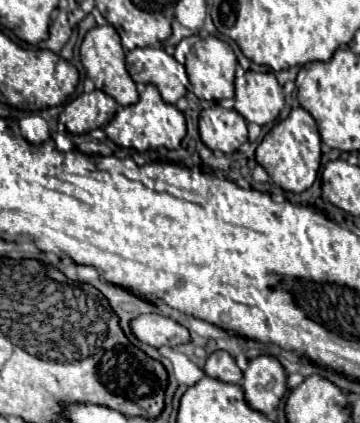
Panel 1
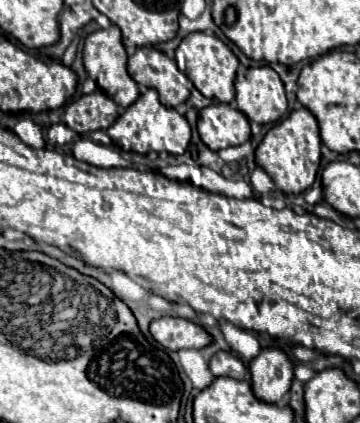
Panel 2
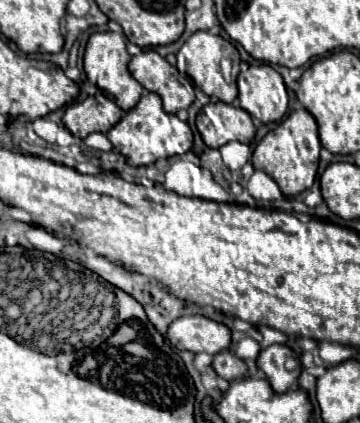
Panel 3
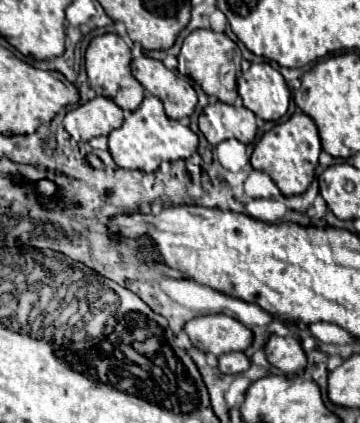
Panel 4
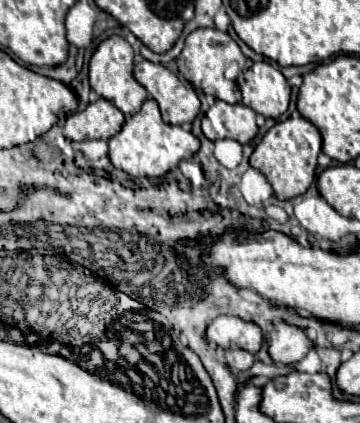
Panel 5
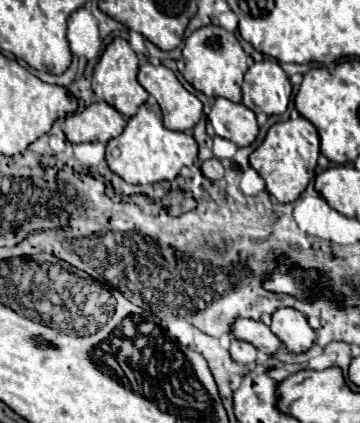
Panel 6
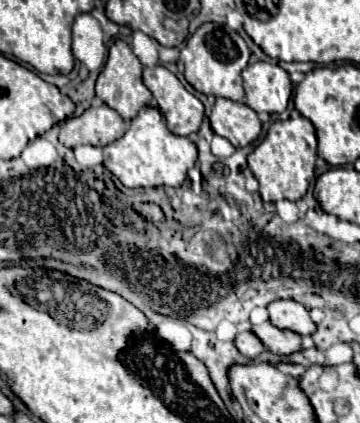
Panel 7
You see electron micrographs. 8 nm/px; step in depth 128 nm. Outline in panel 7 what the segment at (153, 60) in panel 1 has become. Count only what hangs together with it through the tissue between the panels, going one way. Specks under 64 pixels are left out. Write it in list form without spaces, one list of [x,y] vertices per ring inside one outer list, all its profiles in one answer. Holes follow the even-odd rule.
[[[164,66],[144,68],[144,84],[154,94],[168,130],[176,136],[198,132],[204,118],[204,104]]]

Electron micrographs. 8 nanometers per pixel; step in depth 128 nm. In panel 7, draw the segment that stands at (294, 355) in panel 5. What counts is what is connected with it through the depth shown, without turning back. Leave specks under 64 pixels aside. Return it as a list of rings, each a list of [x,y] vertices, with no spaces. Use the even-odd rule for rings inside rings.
[[[274,300],[268,304],[268,312],[270,322],[278,328],[288,328],[300,336],[310,336],[316,330],[310,312],[296,300]]]

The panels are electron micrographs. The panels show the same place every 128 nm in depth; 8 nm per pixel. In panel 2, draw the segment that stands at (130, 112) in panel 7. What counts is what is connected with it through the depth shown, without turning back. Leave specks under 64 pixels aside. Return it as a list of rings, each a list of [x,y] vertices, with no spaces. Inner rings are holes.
[[[110,26],[108,30],[92,32],[84,42],[82,54],[84,54],[84,68],[86,68],[88,76],[98,84],[98,88],[102,92],[112,96],[112,100],[116,100],[116,104],[120,104],[122,108],[128,108],[130,104],[136,102],[140,92],[138,92],[136,82],[126,72],[126,58],[128,56],[126,56],[126,48],[122,44],[122,34],[120,34],[118,26]]]

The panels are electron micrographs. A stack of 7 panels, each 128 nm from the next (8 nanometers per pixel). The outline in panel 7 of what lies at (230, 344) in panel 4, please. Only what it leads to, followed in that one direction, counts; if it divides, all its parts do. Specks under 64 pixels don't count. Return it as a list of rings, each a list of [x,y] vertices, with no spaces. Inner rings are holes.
[[[272,322],[252,326],[252,332],[256,332],[256,336],[260,336],[264,346],[278,356],[290,356],[290,354],[298,352],[300,346],[302,346],[302,336],[300,334],[296,334],[292,330],[276,328]]]

